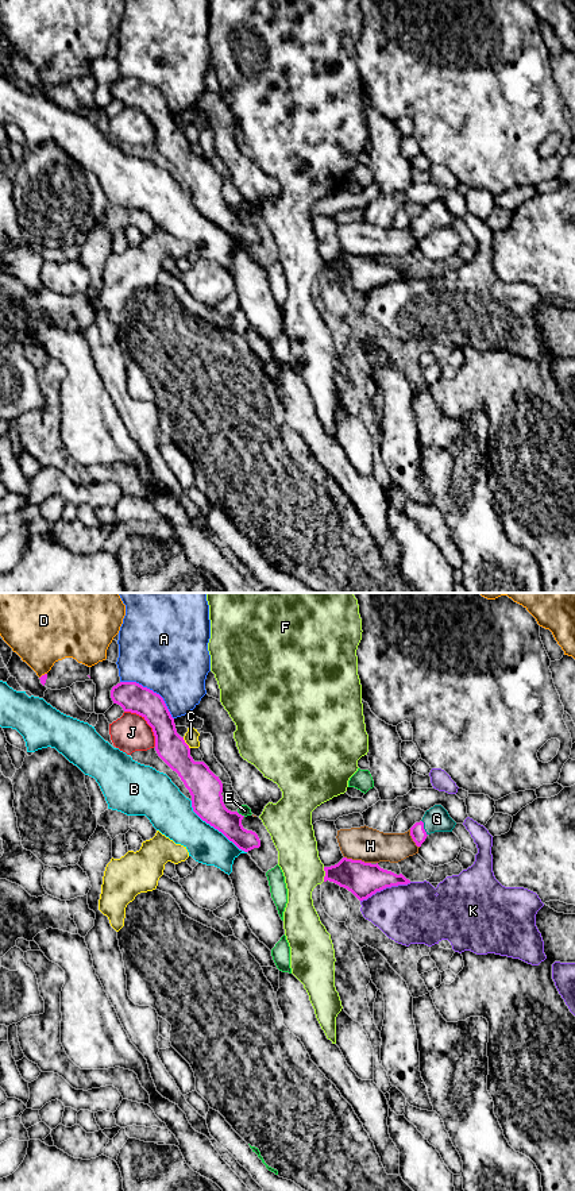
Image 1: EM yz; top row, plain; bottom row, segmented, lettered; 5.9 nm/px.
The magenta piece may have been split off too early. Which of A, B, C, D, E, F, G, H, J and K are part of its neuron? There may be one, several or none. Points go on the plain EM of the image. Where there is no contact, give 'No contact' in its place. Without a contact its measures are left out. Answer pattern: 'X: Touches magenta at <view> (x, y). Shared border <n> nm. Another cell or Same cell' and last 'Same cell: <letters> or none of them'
A: Touches magenta at yz (151, 85). Shared border 400 nm. Another cell
B: Touches magenta at yz (215, 223). Shared border 460 nm. Another cell
C: Touches magenta at yz (185, 138). Shared border 80 nm. Another cell
D: Touches magenta at yz (42, 70). Shared border 60 nm. Another cell
E: Touches magenta at yz (240, 209). Shared border 60 nm. Another cell
F: Touches magenta at yz (325, 269). Shared border 90 nm. Another cell
G: Touches magenta at yz (423, 223). Shared border 100 nm. Same cell
H: Touches magenta at yz (358, 255). Shared border 170 nm. Another cell
J: Touches magenta at yz (147, 118). Shared border 280 nm. Another cell
K: Touches magenta at yz (385, 282). Shared border 320 nm. Another cell
Same cell: G

